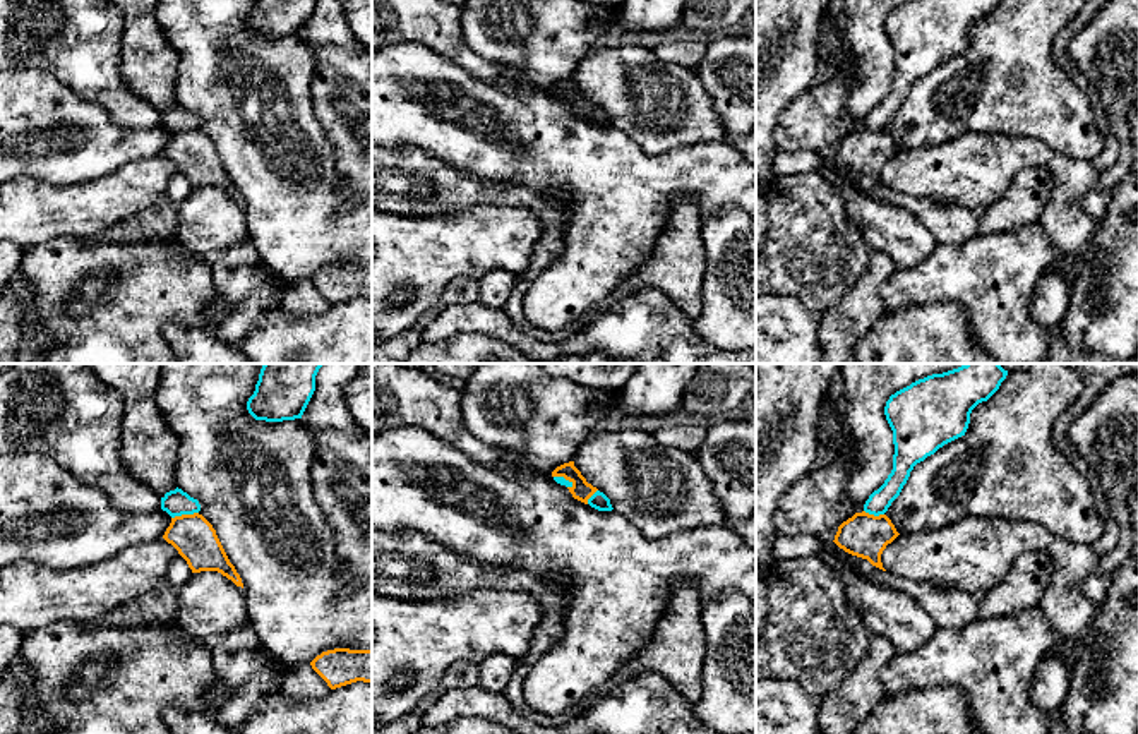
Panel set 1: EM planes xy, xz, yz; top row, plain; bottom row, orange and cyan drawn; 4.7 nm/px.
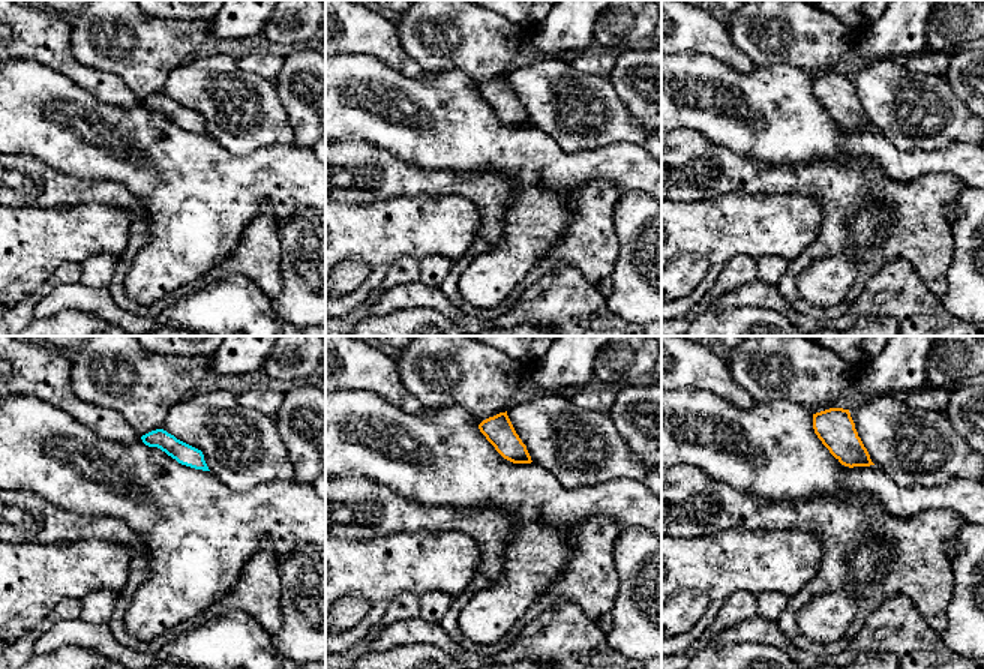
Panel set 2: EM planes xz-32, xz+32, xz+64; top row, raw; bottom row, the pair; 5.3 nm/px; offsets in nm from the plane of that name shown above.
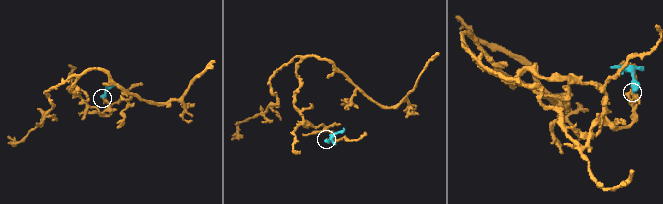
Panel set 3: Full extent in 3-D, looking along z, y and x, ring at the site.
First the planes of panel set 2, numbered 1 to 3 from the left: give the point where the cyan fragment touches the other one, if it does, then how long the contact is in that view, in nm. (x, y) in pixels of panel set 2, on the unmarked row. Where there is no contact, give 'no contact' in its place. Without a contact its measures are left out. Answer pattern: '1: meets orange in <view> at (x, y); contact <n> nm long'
1: no contact
2: no contact
3: no contact

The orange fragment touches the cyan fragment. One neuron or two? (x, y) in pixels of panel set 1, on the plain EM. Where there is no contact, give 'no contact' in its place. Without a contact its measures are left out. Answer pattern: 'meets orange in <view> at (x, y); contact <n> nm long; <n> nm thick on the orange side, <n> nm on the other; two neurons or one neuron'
meets orange in xy at (184, 131); contact 130 nm long; 200 nm thick on the orange side, 120 nm on the other; two neurons

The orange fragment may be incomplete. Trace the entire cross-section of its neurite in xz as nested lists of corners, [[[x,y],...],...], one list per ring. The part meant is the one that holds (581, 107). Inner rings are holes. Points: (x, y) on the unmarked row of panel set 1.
[[[574,77],[564,79],[552,87],[552,93],[564,93],[572,101],[567,103],[574,115],[588,120],[588,115],[598,106],[586,94],[581,87],[574,82]]]

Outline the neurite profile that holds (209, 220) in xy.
[[[218,187],[194,189],[178,206],[177,237],[189,254],[209,259],[249,237],[245,206]]]

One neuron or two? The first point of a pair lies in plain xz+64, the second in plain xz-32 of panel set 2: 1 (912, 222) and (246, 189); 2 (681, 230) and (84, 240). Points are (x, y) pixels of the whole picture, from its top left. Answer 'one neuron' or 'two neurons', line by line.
1: two neurons
2: one neuron

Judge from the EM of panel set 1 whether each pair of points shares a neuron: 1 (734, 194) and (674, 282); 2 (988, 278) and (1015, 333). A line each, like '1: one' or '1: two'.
1: two
2: one

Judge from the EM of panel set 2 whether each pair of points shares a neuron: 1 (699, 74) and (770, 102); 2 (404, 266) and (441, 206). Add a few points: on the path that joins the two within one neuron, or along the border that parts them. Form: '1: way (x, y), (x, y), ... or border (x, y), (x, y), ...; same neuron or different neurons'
1: way (717, 78), (740, 86), (752, 98); same neuron
2: border (419, 260), (398, 258), (383, 279); different neurons

